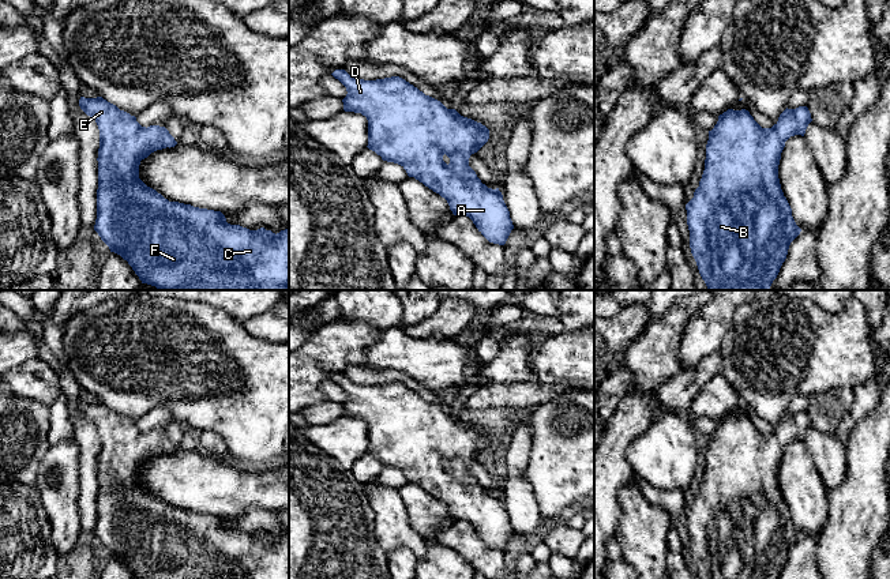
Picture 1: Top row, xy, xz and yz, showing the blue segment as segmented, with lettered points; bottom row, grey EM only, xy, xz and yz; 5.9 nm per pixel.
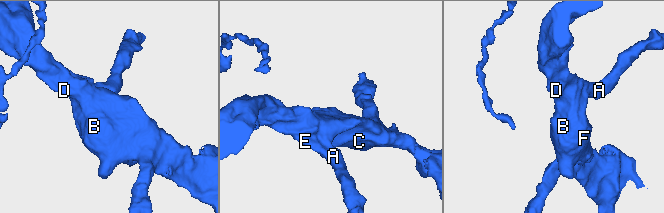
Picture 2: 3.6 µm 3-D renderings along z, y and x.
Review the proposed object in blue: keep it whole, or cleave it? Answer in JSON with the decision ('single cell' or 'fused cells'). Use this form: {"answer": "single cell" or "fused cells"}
{"answer": "single cell"}

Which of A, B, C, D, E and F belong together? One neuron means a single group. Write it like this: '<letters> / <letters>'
A B C D E F

